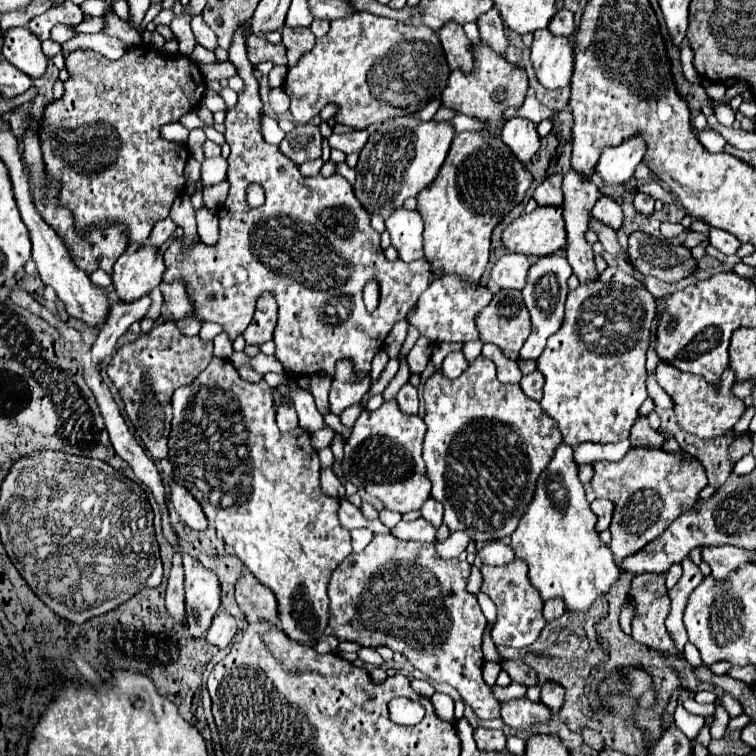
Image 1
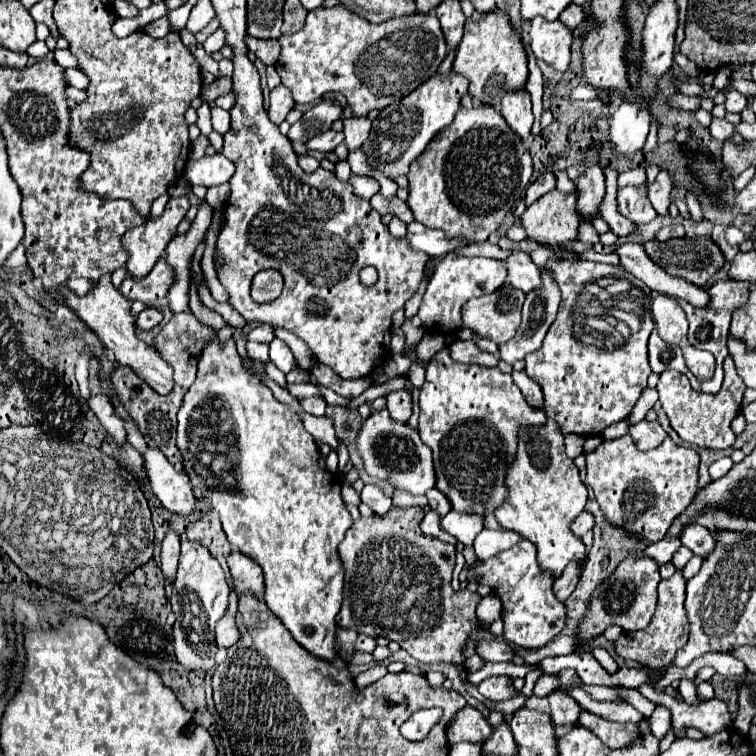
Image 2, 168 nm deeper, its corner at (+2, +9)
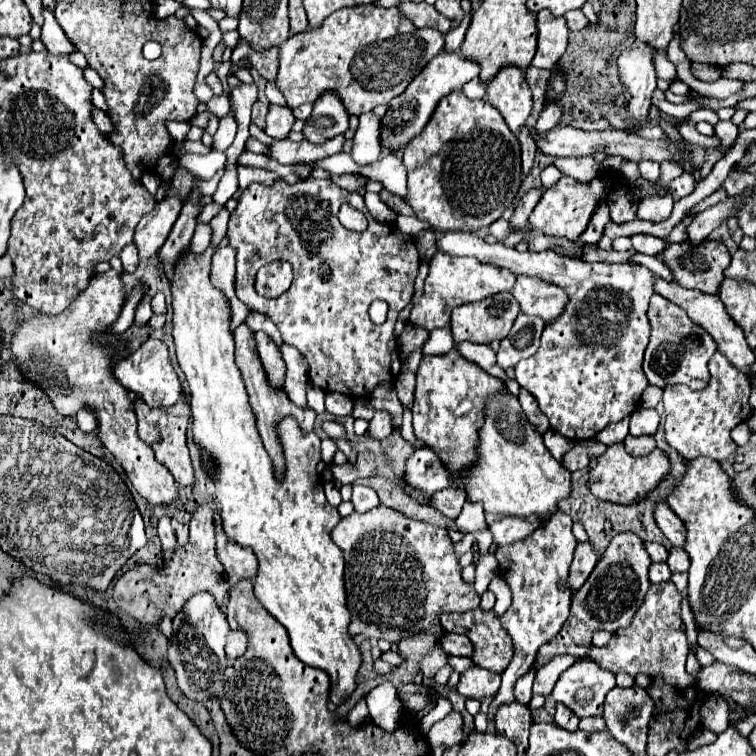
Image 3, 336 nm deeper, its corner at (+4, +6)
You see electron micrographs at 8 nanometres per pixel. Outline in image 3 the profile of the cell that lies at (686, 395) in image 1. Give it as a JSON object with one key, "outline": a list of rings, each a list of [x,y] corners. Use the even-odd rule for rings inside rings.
{"outline":[[[711,359],[709,361],[711,381],[703,391],[691,391],[685,385],[671,385],[663,389],[663,405],[665,405],[665,439],[677,449],[685,459],[697,459],[699,455],[707,455],[715,461],[725,461],[735,449],[735,441],[731,439],[731,429],[743,421],[747,421],[753,413],[749,407],[749,381],[743,373],[739,373],[727,359]]]}

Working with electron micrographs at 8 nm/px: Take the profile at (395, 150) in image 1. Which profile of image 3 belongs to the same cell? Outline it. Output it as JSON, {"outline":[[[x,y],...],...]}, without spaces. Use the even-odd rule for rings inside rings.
{"outline":[[[441,51],[441,55],[431,59],[431,63],[409,83],[407,91],[403,95],[399,95],[399,99],[393,99],[389,103],[387,113],[383,115],[381,125],[379,125],[383,147],[389,153],[395,153],[397,157],[401,157],[403,147],[407,147],[407,143],[411,143],[411,139],[415,139],[415,135],[421,135],[423,127],[429,123],[431,113],[435,111],[437,103],[443,97],[447,97],[451,91],[461,89],[467,81],[475,79],[477,75],[479,75],[479,67],[475,67],[473,61],[461,59],[457,53]]]}

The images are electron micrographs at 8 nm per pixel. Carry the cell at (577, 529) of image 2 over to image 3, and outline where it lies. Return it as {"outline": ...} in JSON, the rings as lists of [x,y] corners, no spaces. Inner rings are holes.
{"outline":[[[555,513],[545,527],[535,529],[527,539],[513,543],[513,545],[501,545],[495,551],[499,573],[507,581],[513,603],[501,617],[501,625],[513,639],[515,655],[509,663],[509,667],[503,671],[503,683],[499,693],[493,697],[489,705],[489,725],[495,725],[495,711],[503,703],[513,703],[513,687],[521,675],[525,675],[533,663],[535,655],[541,645],[549,643],[563,627],[563,623],[569,617],[571,607],[571,591],[567,587],[567,571],[573,561],[573,551],[577,547],[577,539],[573,535],[573,519],[567,513]]]}

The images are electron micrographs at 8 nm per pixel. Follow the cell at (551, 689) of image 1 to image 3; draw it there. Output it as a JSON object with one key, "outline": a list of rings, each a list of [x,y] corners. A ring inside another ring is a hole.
{"outline":[[[557,703],[557,709],[555,709],[555,723],[563,729],[569,729],[569,731],[575,731],[577,725],[579,725],[579,717],[573,713],[573,711],[567,711],[567,707],[563,707],[561,703]]]}

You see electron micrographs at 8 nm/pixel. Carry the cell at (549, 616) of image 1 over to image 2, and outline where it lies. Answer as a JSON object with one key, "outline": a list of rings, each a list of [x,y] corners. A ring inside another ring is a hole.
{"outline":[[[573,560],[571,564],[567,564],[567,568],[563,570],[563,574],[555,580],[553,592],[555,592],[555,596],[561,602],[565,602],[571,596],[571,592],[575,590],[575,586],[577,586],[577,582],[581,578],[581,572],[583,572],[583,564],[577,562],[577,560]]]}

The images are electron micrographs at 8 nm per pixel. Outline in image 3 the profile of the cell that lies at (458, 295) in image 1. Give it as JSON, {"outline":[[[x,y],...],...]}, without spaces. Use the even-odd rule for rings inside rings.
{"outline":[[[435,253],[429,261],[429,275],[425,279],[425,293],[421,297],[421,303],[411,309],[409,323],[433,331],[439,327],[451,327],[451,311],[459,305],[471,303],[471,301],[483,301],[489,295],[511,291],[515,285],[515,277],[509,269],[479,263],[475,257],[451,257],[447,253]]]}

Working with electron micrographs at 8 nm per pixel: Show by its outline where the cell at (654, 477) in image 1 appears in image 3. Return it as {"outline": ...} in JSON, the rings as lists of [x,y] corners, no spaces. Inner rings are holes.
{"outline":[[[613,443],[601,457],[597,467],[589,469],[591,493],[607,503],[635,503],[635,499],[647,499],[649,493],[671,473],[671,463],[665,451],[655,449],[645,457],[631,457],[623,443]]]}

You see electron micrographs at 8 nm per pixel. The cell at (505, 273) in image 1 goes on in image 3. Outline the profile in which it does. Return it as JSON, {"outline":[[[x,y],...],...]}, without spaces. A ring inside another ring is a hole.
{"outline":[[[519,275],[511,293],[519,301],[523,313],[537,315],[545,323],[555,319],[567,303],[567,295],[557,285],[529,275]]]}

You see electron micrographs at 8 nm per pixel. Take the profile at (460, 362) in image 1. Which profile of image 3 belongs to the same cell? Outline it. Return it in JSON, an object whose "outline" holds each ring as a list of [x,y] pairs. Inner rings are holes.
{"outline":[[[459,343],[455,347],[465,359],[473,361],[475,365],[479,365],[483,371],[487,371],[489,375],[493,377],[499,377],[505,381],[505,371],[499,367],[497,369],[497,363],[495,363],[495,353],[491,351],[489,345],[475,345],[475,343]]]}

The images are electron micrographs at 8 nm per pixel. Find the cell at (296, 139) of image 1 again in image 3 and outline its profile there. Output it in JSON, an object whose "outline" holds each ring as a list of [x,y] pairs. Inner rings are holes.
{"outline":[[[325,93],[315,101],[311,117],[305,121],[303,135],[311,143],[323,143],[335,135],[343,135],[349,127],[349,115],[337,95]]]}

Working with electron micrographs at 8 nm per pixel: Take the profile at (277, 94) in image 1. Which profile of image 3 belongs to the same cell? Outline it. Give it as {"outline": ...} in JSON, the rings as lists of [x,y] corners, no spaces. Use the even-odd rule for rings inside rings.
{"outline":[[[269,105],[265,133],[269,137],[275,137],[275,139],[285,139],[287,133],[291,131],[291,127],[293,127],[293,121],[295,121],[295,115],[293,115],[293,111],[289,107]]]}

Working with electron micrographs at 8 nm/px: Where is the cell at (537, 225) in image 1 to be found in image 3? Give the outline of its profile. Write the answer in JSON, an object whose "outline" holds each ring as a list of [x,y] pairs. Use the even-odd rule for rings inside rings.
{"outline":[[[603,173],[589,183],[579,183],[573,177],[563,175],[557,185],[543,191],[537,207],[533,209],[533,213],[529,217],[529,223],[533,229],[537,229],[545,235],[557,235],[557,237],[565,237],[565,239],[575,241],[585,231],[593,209],[597,207],[597,203],[601,199],[607,197],[607,191],[611,187],[613,187],[613,177],[609,173]]]}

